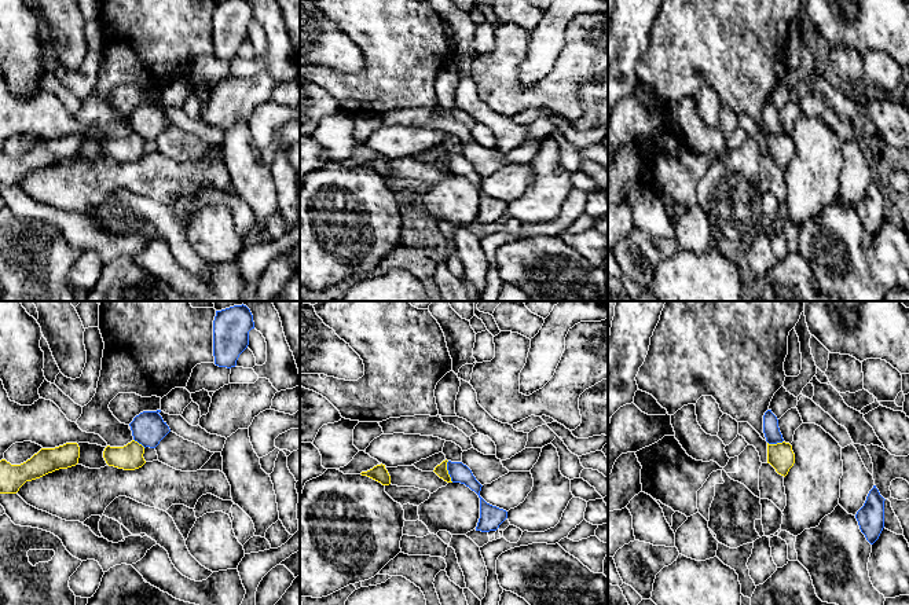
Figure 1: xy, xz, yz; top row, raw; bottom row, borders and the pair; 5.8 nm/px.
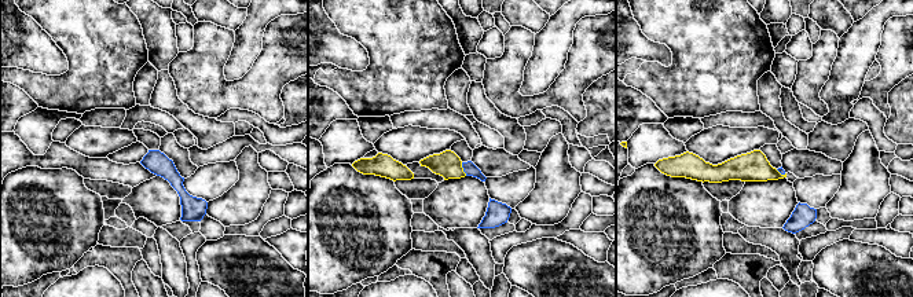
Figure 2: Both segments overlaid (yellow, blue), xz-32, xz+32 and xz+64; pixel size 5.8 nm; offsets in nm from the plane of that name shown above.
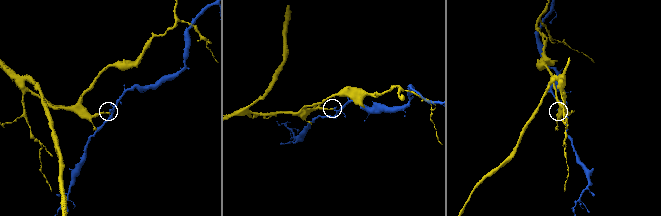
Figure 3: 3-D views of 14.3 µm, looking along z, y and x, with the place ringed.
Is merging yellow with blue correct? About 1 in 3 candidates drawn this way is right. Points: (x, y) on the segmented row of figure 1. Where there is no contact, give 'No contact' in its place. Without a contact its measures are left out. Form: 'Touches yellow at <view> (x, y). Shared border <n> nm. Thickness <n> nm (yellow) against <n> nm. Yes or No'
Touches yellow at xz (447, 472). Shared border 130 nm. Thickness 70 nm (yellow) against 120 nm. No

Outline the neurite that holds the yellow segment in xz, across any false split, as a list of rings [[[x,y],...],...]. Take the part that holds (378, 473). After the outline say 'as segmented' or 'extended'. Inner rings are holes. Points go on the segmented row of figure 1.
[[[377,465],[373,469],[367,470],[367,472],[362,472],[362,476],[367,476],[378,483],[381,483],[382,485],[389,485],[391,484],[391,476],[388,473],[388,470],[385,469],[385,465]]]; as segmented

